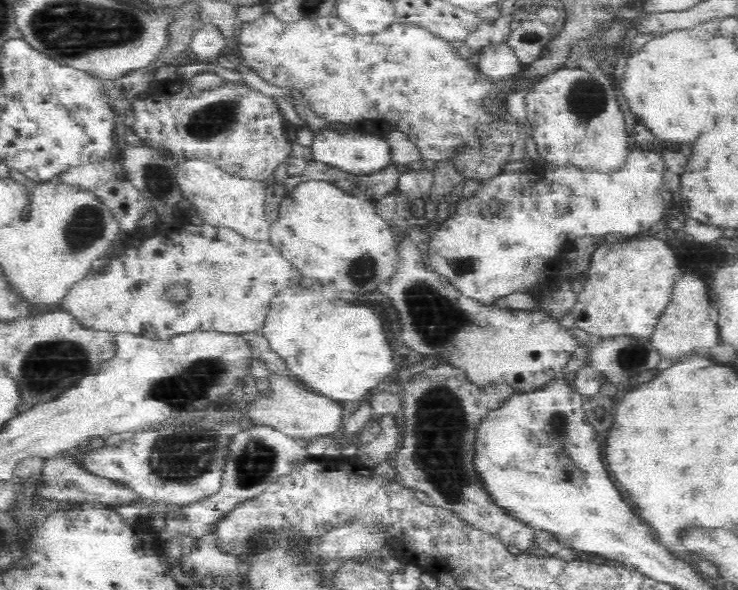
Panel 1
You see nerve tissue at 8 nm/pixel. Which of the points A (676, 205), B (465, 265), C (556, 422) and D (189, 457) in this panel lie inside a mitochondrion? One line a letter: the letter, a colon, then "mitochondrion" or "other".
A: other
B: mitochondrion
C: mitochondrion
D: mitochondrion

